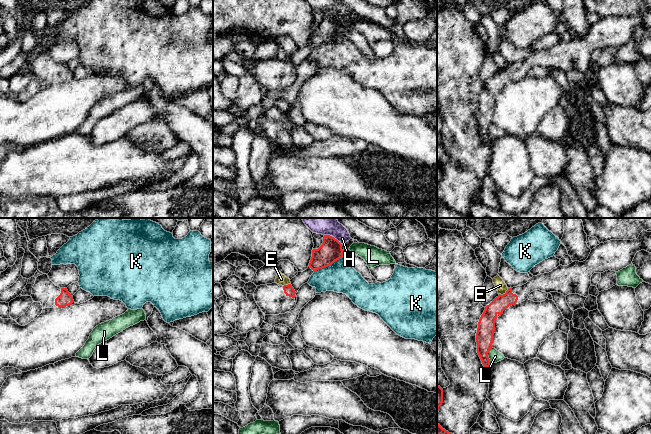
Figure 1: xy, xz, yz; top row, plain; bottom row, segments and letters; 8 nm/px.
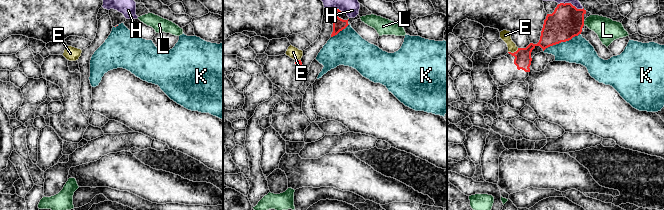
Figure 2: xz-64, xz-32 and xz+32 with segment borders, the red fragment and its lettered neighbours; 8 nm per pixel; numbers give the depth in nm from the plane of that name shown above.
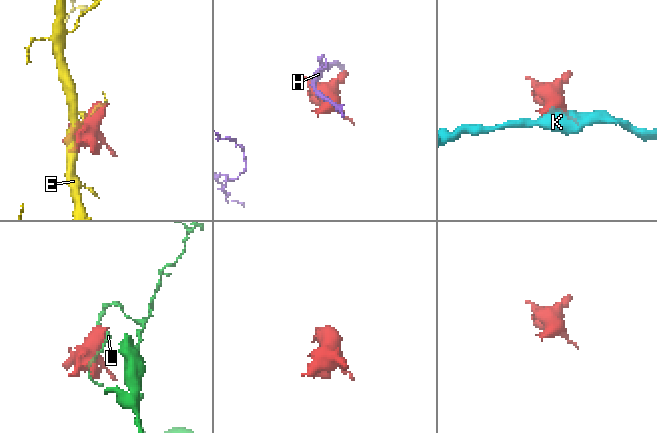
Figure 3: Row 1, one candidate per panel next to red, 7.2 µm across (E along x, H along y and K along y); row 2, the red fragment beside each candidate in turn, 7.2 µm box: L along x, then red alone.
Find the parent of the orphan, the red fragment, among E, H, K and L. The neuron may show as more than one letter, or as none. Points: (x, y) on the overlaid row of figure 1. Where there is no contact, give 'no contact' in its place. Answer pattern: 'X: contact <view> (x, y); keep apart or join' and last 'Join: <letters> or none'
E: contact yz (505, 293); keep apart
H: contact xz (333, 237); keep apart
K: contact xz (328, 265); keep apart
L: contact yz (487, 355); keep apart
Join: none

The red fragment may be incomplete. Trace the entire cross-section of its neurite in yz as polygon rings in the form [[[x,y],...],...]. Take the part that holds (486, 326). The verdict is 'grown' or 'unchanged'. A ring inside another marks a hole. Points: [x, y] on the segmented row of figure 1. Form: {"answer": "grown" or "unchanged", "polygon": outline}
{"answer": "grown", "polygon": [[[643,230],[639,237],[633,240],[610,240],[600,243],[591,250],[585,261],[574,261],[567,266],[560,265],[551,272],[533,276],[526,284],[509,288],[505,294],[496,297],[489,305],[485,307],[485,310],[478,322],[476,333],[477,353],[483,366],[486,368],[489,368],[490,366],[488,353],[493,347],[492,343],[493,334],[495,331],[495,322],[497,316],[501,315],[506,308],[511,305],[515,305],[518,300],[520,302],[525,301],[528,299],[529,294],[534,290],[540,290],[546,293],[558,292],[564,296],[576,293],[581,296],[588,297],[589,288],[591,286],[591,276],[594,273],[603,273],[608,270],[618,272],[631,265],[636,253],[641,250],[651,253],[651,232]]]}

